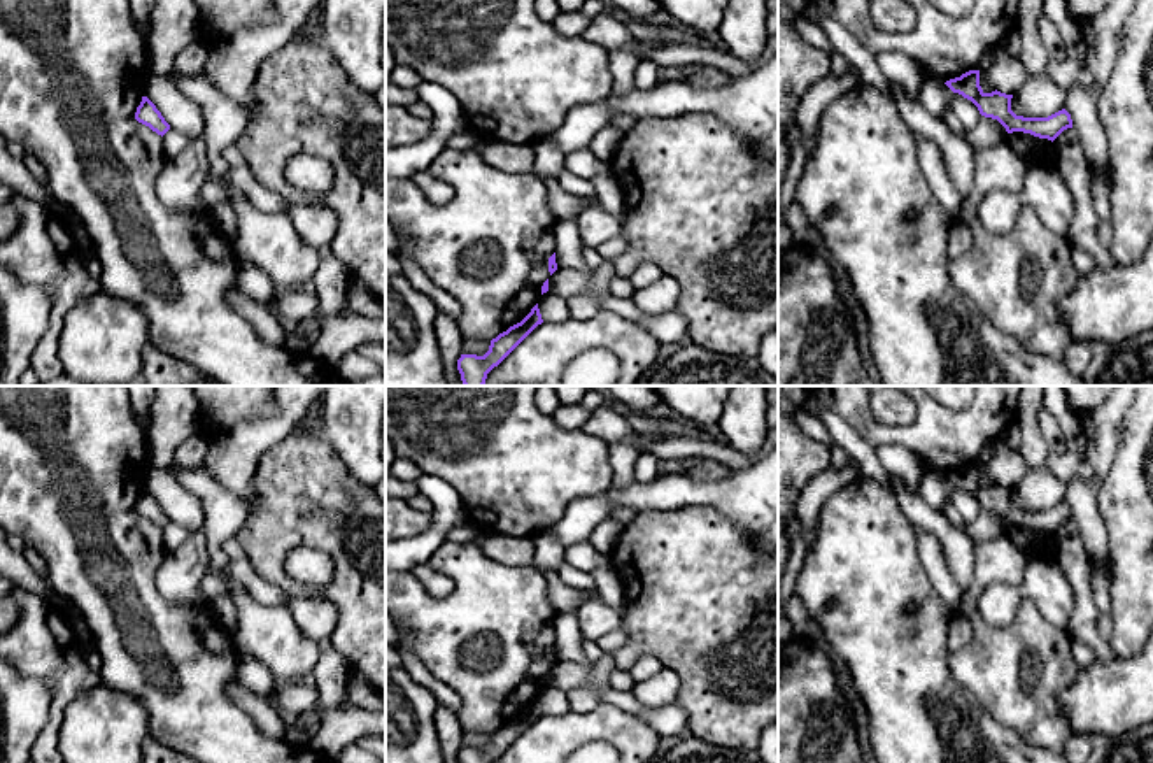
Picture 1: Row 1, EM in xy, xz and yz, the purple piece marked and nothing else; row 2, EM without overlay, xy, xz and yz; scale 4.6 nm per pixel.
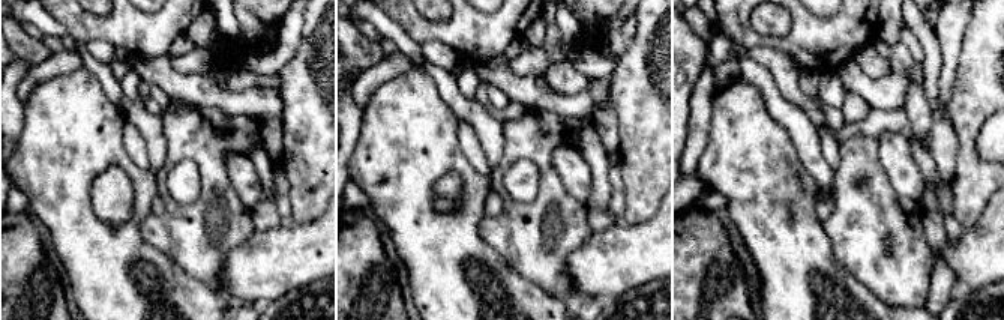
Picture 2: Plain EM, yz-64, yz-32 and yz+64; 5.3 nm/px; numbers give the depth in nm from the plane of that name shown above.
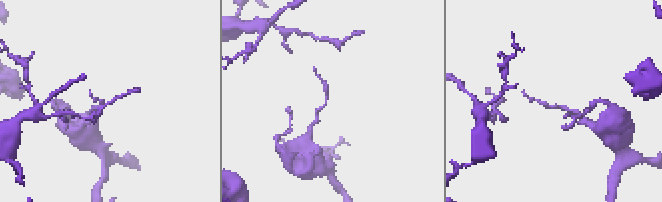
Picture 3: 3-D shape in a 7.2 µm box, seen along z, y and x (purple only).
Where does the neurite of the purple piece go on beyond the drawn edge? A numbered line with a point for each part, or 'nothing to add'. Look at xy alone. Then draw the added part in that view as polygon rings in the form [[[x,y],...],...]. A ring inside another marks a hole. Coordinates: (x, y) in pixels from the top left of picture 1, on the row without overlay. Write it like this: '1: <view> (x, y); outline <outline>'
nothing to add

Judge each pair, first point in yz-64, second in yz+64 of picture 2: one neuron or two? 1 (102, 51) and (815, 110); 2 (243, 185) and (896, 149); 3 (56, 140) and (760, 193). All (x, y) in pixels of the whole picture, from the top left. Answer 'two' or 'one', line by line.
1: one
2: one
3: one

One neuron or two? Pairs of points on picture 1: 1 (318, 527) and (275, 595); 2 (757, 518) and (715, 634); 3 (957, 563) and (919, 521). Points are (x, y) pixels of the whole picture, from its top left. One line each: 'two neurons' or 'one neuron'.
1: two neurons
2: two neurons
3: one neuron

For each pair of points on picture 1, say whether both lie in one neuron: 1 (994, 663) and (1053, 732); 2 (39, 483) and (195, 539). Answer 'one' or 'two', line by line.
1: one
2: two

